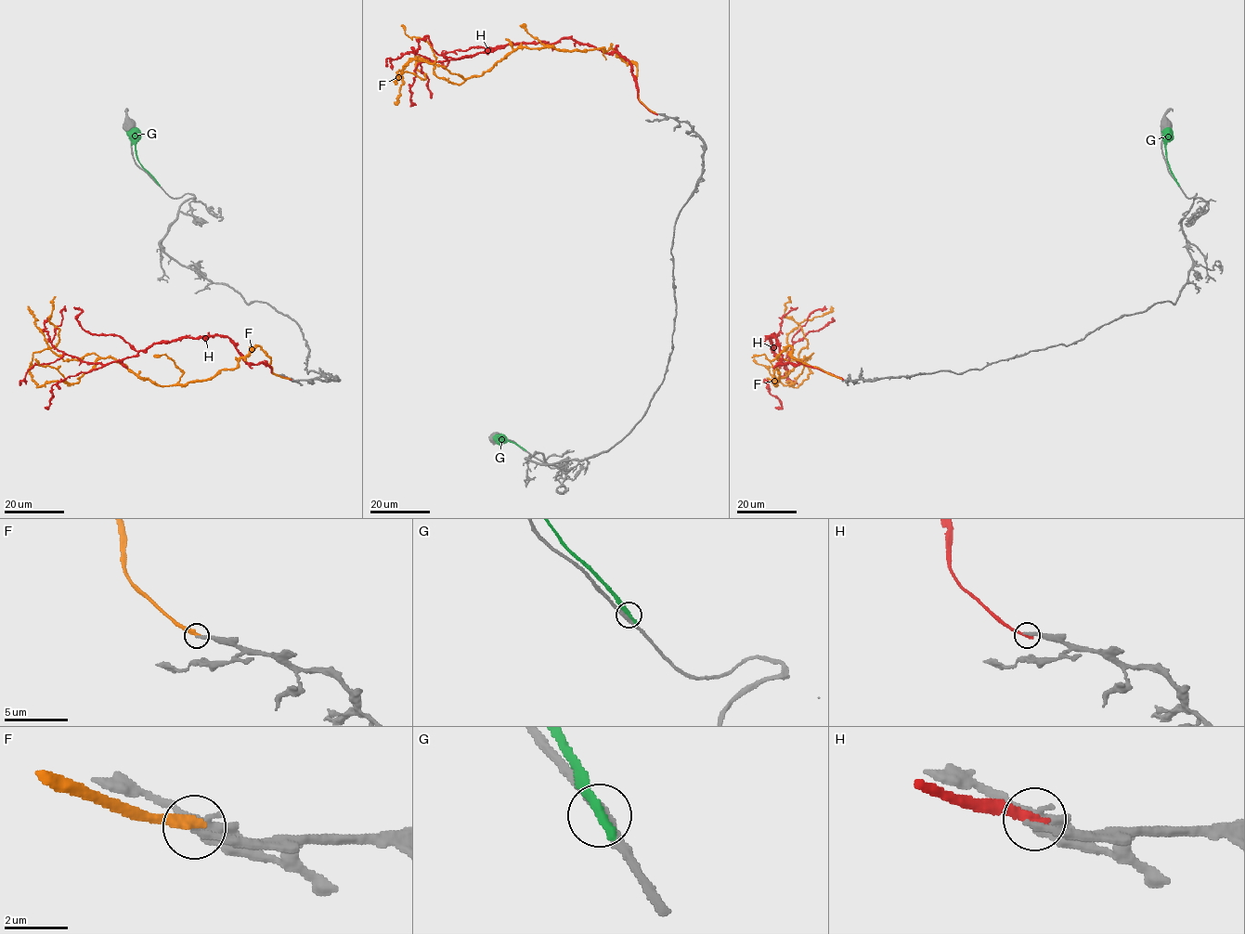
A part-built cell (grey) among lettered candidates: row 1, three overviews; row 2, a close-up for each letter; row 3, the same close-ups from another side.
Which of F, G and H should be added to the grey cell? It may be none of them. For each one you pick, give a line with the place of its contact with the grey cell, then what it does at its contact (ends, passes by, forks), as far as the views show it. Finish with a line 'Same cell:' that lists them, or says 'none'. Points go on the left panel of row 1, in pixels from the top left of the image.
Same cell: none

